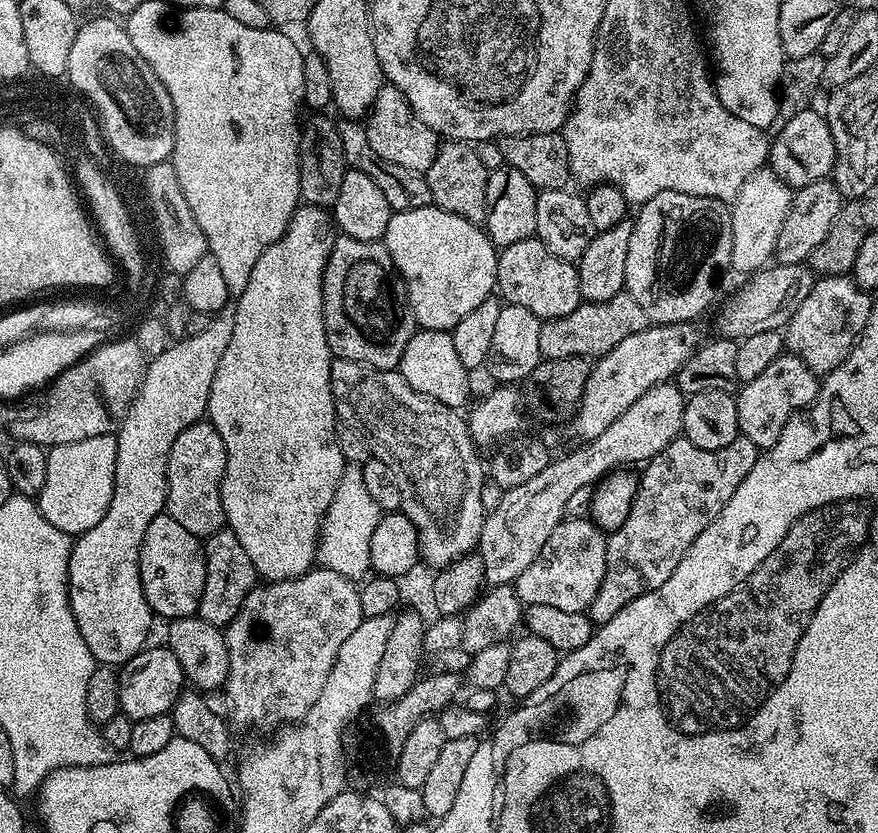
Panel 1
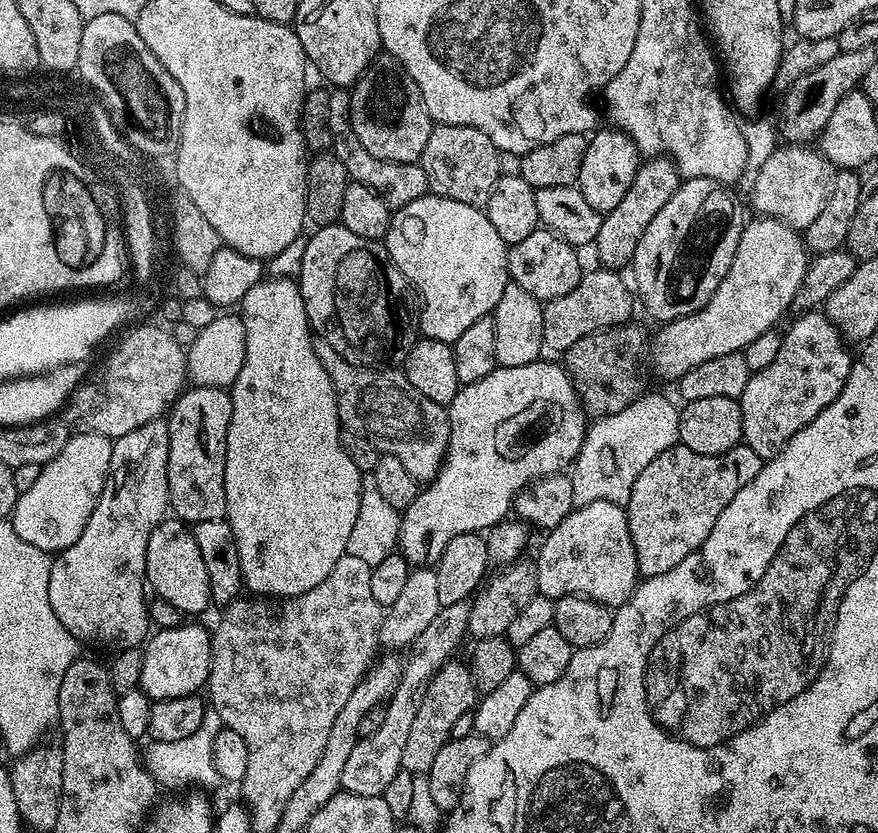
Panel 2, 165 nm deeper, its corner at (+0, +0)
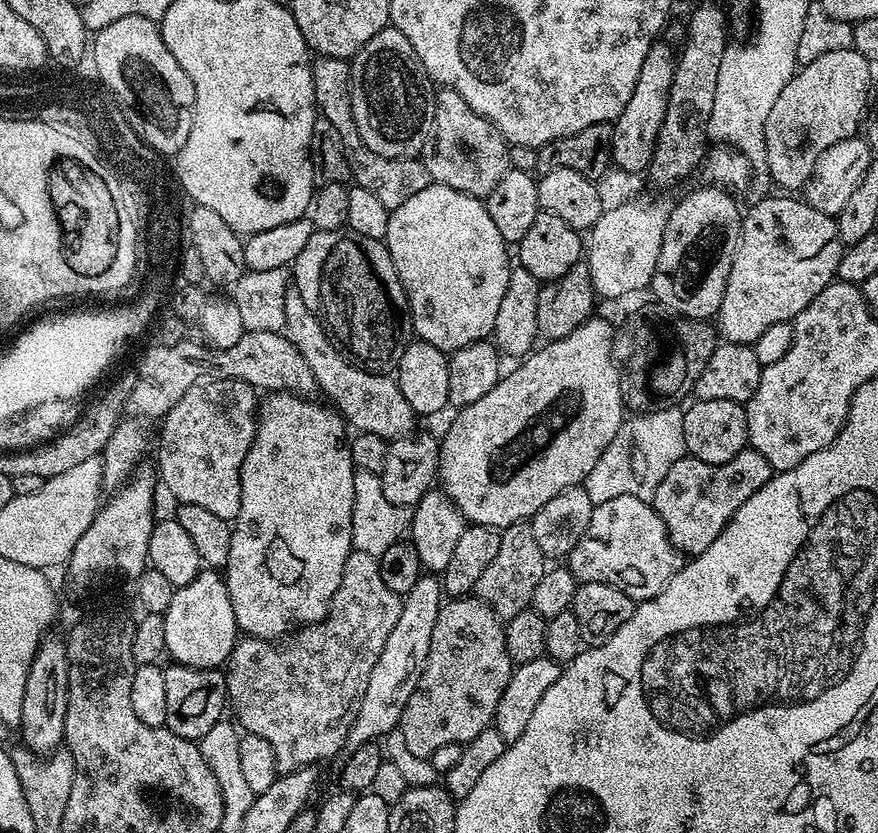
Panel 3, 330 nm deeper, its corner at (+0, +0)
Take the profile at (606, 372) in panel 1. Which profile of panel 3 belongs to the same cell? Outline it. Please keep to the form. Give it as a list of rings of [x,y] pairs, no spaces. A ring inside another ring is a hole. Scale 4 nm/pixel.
[[[776,194],[780,196],[768,196],[765,200],[760,200],[752,209],[743,213],[740,221],[740,237],[738,238],[738,246],[734,254],[734,266],[730,266],[730,278],[726,282],[726,294],[722,294],[722,306],[716,312],[714,317],[715,327],[718,329],[719,335],[730,344],[750,344],[761,336],[769,326],[775,326],[778,322],[791,322],[795,320],[796,315],[802,310],[806,310],[806,306],[810,306],[810,302],[814,302],[814,298],[818,294],[822,294],[822,290],[830,283],[836,280],[836,271],[838,270],[838,262],[842,258],[845,245],[840,243],[840,235],[838,234],[838,226],[836,225],[835,216],[827,216],[822,214],[822,210],[814,210],[814,206],[810,206],[808,201],[803,198],[797,198],[792,194]]]

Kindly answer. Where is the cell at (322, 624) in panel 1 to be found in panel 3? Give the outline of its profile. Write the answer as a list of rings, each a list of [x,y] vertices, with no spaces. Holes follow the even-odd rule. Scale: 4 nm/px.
[[[353,550],[346,558],[342,582],[334,594],[332,607],[328,609],[328,614],[323,620],[319,620],[317,624],[305,624],[304,627],[296,629],[295,632],[279,642],[259,640],[258,637],[250,635],[237,639],[232,656],[226,665],[230,708],[231,711],[232,708],[236,711],[235,719],[245,733],[258,738],[266,738],[266,742],[270,744],[270,750],[274,750],[276,767],[281,773],[287,774],[296,772],[300,768],[307,768],[315,765],[317,763],[315,760],[320,760],[323,756],[334,756],[341,749],[342,751],[345,749],[348,735],[354,726],[354,718],[358,714],[358,706],[362,706],[362,694],[366,694],[366,682],[370,682],[370,670],[374,670],[374,662],[378,662],[378,654],[382,654],[382,646],[386,646],[386,638],[390,638],[390,630],[394,630],[394,625],[398,622],[398,614],[402,614],[402,598],[398,594],[394,594],[394,590],[390,590],[390,586],[386,586],[386,582],[382,582],[379,559],[370,554],[362,554]]]

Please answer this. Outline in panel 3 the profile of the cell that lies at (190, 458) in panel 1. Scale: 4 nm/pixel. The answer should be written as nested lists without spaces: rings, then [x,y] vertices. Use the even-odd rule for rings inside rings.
[[[211,378],[190,386],[178,402],[174,402],[164,417],[160,428],[160,468],[158,476],[168,487],[170,495],[180,504],[202,506],[218,514],[218,518],[235,521],[240,505],[240,471],[242,462],[254,442],[258,392],[245,380],[213,380]]]

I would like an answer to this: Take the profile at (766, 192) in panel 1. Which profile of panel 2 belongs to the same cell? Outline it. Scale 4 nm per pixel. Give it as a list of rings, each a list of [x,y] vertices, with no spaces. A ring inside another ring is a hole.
[[[778,146],[760,168],[755,169],[756,181],[752,184],[752,204],[760,216],[773,216],[784,220],[797,230],[803,230],[822,214],[822,206],[828,200],[828,193],[834,184],[834,169],[819,151],[812,146]]]

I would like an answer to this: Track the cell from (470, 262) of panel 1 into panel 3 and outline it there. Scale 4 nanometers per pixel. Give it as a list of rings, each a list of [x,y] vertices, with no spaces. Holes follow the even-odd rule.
[[[435,182],[428,184],[426,190],[418,190],[414,198],[391,209],[383,241],[408,295],[412,327],[419,339],[451,354],[462,350],[462,346],[491,337],[498,306],[506,294],[510,263],[506,242],[502,234],[498,234],[498,226],[494,226],[488,205],[481,197],[450,190],[450,186]]]

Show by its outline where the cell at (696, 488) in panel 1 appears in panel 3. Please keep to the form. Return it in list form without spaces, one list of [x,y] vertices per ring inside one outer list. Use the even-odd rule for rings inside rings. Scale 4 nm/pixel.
[[[751,450],[739,452],[725,464],[702,462],[686,454],[674,462],[666,478],[658,482],[658,490],[652,495],[650,503],[662,518],[672,545],[685,557],[691,558],[702,554],[702,550],[706,550],[706,546],[722,534],[738,506],[742,506],[750,494],[762,490],[773,475],[770,462],[766,462],[762,454]]]

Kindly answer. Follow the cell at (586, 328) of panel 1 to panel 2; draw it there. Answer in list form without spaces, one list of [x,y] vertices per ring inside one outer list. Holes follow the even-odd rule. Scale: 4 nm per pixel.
[[[596,266],[593,272],[585,271],[581,275],[578,286],[574,286],[570,294],[562,294],[562,298],[554,298],[544,304],[542,338],[549,353],[563,354],[567,348],[574,346],[574,342],[578,342],[578,338],[586,334],[626,324],[633,319],[634,292],[629,281],[625,277],[624,281],[620,276],[623,275],[619,271]]]

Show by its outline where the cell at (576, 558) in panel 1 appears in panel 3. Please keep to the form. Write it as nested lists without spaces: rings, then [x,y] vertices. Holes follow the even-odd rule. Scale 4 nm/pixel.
[[[633,496],[610,498],[610,502],[595,505],[590,514],[590,526],[586,534],[566,557],[566,567],[576,575],[577,581],[606,582],[637,602],[653,600],[685,563],[685,557],[670,542],[666,526],[658,513],[652,509],[651,503]]]

